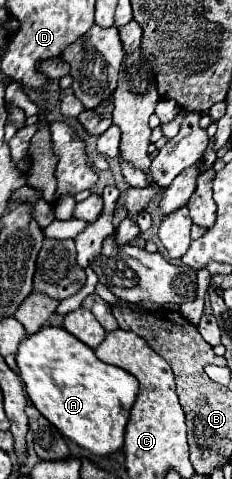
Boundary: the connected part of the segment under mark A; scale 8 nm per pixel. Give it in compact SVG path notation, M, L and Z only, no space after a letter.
M44 326L36 334L26 336L16 352L16 364L18 376L24 382L24 390L32 404L36 406L36 410L50 424L54 424L66 438L74 440L78 446L98 456L108 456L124 446L124 428L138 396L138 380L132 374L128 374L122 368L104 364L102 360L96 358L92 348L88 348L68 330L56 326Z

